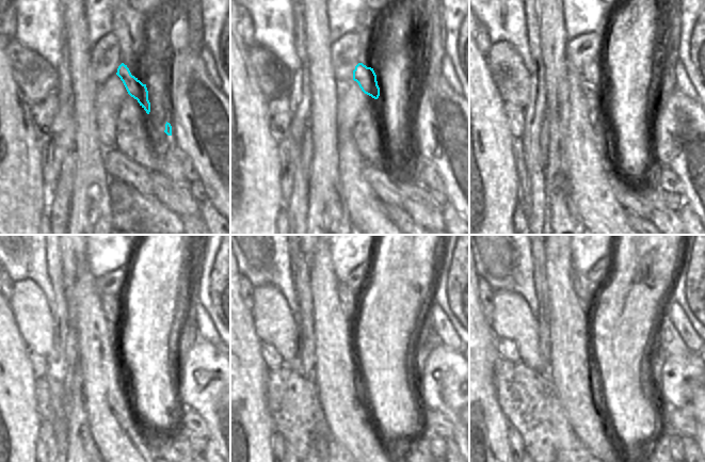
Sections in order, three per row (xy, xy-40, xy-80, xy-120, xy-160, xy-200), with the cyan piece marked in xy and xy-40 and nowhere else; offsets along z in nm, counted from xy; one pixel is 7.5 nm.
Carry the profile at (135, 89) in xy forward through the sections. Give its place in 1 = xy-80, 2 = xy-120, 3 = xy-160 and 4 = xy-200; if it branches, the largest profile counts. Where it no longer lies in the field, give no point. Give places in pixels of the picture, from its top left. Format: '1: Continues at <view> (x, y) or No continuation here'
1: Continues at xy-80 (594, 74)
2: Continues at xy-120 (113, 308)
3: Continues at xy-160 (350, 303)
4: Continues at xy-200 (582, 287)

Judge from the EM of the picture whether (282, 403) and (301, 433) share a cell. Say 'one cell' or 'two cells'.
one cell

